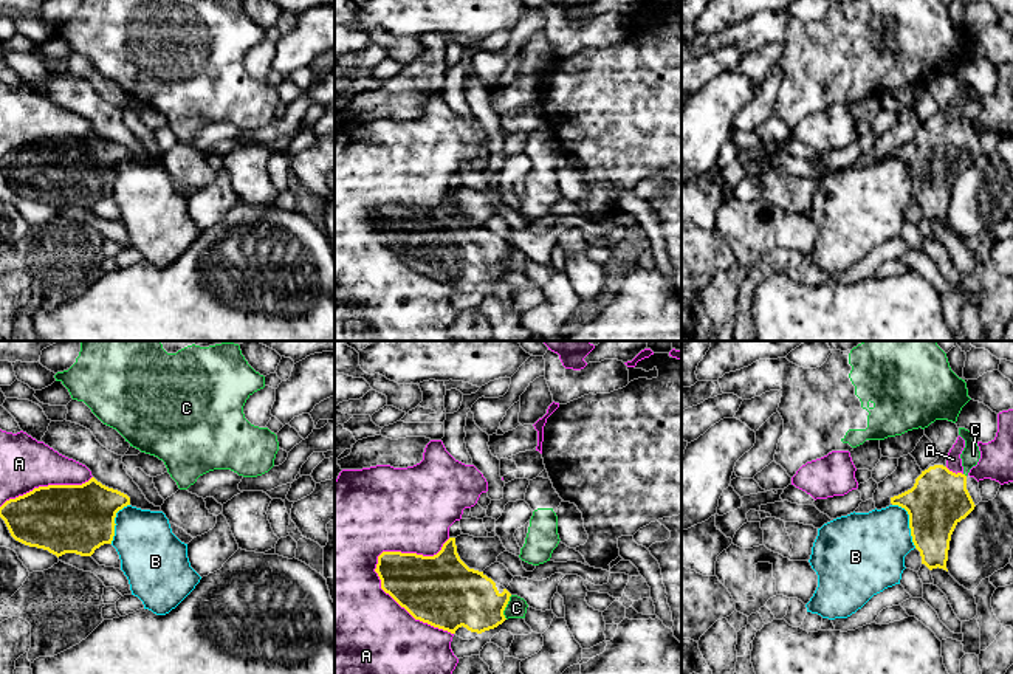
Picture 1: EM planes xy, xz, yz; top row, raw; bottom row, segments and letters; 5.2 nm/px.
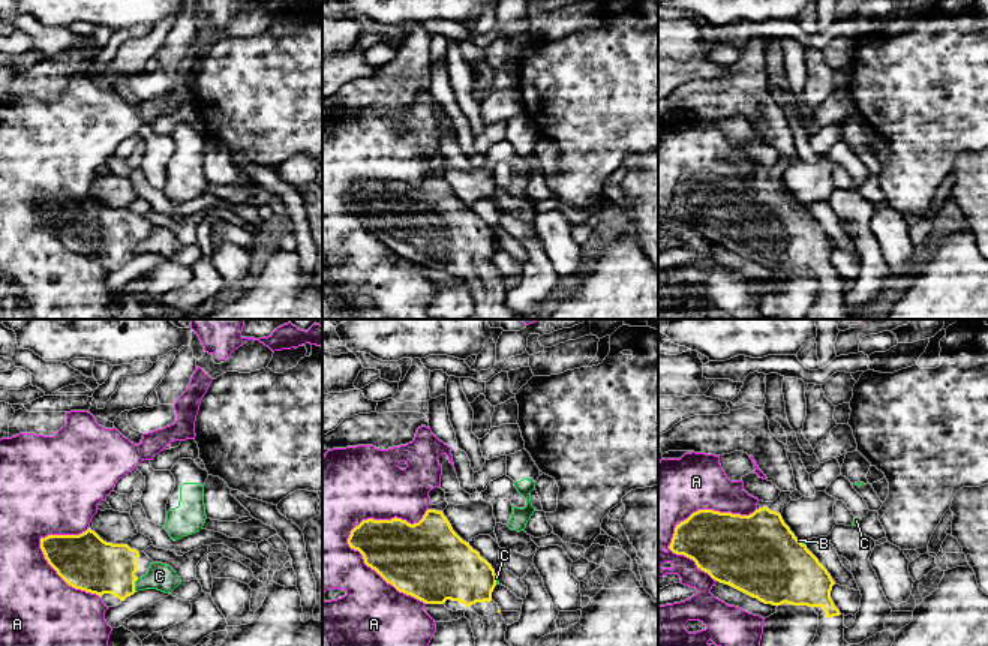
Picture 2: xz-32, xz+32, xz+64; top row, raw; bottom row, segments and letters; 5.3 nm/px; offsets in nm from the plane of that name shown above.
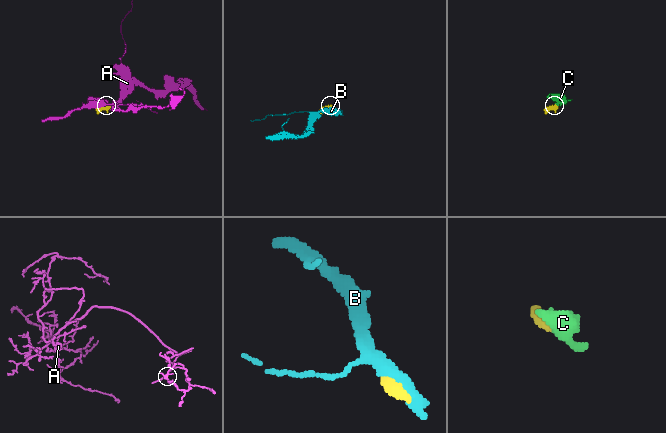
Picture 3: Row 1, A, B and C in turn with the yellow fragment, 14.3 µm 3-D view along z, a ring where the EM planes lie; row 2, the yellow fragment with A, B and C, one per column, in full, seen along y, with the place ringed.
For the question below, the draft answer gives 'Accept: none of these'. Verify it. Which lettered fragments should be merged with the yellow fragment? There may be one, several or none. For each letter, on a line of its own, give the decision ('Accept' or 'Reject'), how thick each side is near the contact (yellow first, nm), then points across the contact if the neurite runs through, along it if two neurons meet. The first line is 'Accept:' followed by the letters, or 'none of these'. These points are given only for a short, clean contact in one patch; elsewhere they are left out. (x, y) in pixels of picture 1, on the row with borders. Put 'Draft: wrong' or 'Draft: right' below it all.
Accept: none of these
A: Reject. Thickness 380 nm (yellow) against 460 nm
B: Reject. Thickness 300 nm (yellow) against 380 nm
C: Reject. Thickness 300 nm (yellow) against 110 nm. Boundary: xz (511, 595), (504, 611), (505, 618)
Draft: right

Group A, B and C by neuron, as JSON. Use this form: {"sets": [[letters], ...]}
{"sets": [["A"], ["B"], ["C"]]}

